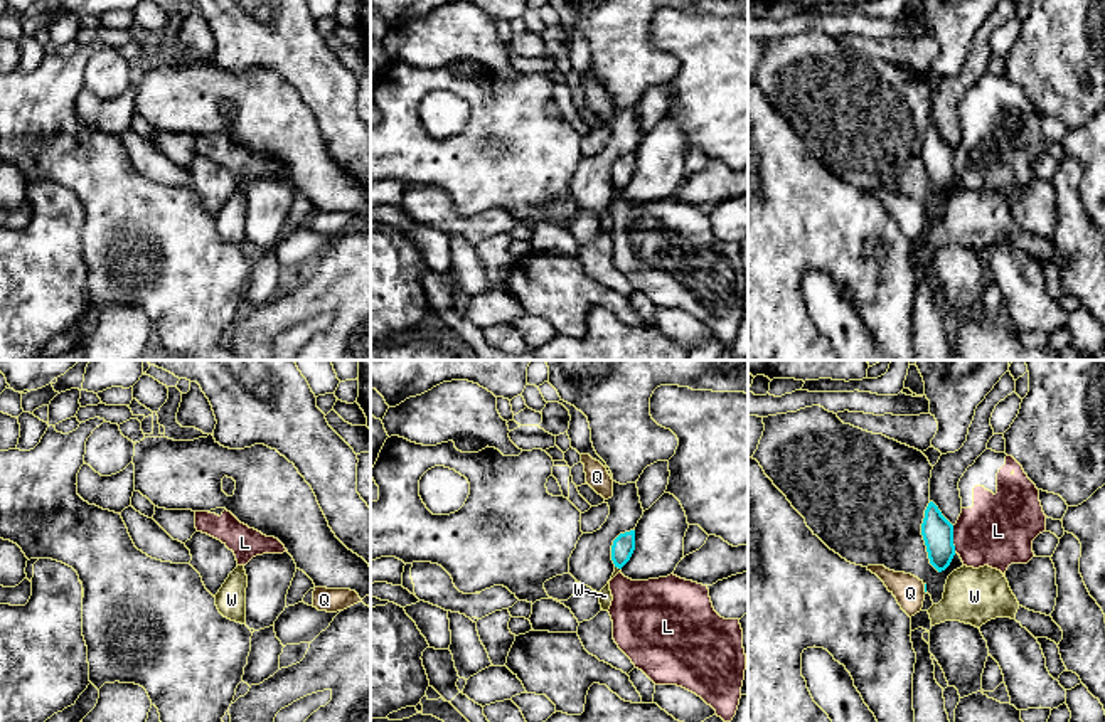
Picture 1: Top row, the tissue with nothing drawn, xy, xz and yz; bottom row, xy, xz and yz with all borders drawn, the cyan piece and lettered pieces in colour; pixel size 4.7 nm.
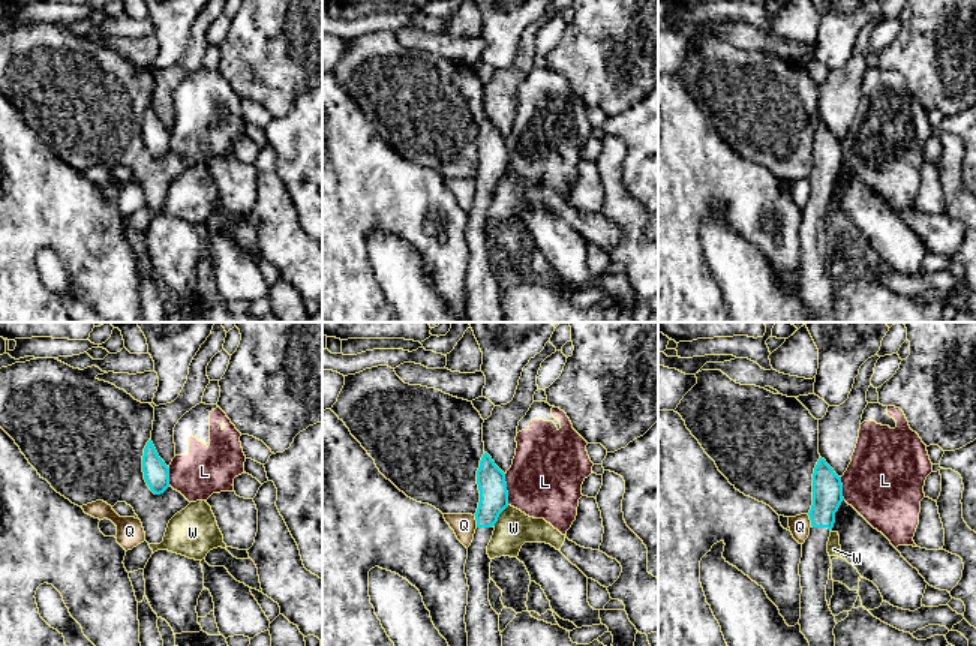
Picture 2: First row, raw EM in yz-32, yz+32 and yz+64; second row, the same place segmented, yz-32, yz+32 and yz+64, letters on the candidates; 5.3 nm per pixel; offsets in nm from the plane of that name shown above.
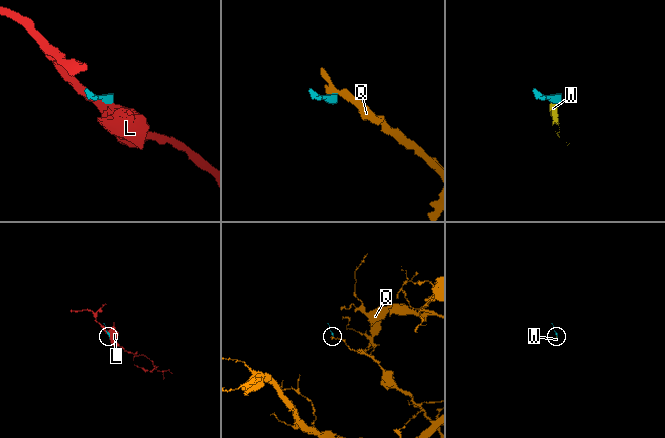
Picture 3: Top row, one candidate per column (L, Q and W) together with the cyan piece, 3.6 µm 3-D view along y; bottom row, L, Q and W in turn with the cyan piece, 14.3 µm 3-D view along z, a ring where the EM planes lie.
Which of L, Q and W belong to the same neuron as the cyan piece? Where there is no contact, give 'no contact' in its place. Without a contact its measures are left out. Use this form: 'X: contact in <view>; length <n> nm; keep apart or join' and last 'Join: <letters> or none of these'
L: contact in yz; length 130 nm; keep apart
Q: contact in yz; length 50 nm; keep apart
W: contact in xz; length 40 nm; keep apart
Join: none of these

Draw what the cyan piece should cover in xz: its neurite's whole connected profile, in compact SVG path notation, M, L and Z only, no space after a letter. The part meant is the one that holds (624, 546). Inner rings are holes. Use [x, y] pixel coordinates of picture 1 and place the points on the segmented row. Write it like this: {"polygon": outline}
{"polygon": "M635 530L620 534L611 545L611 560L615 567L622 569L635 550Z"}

